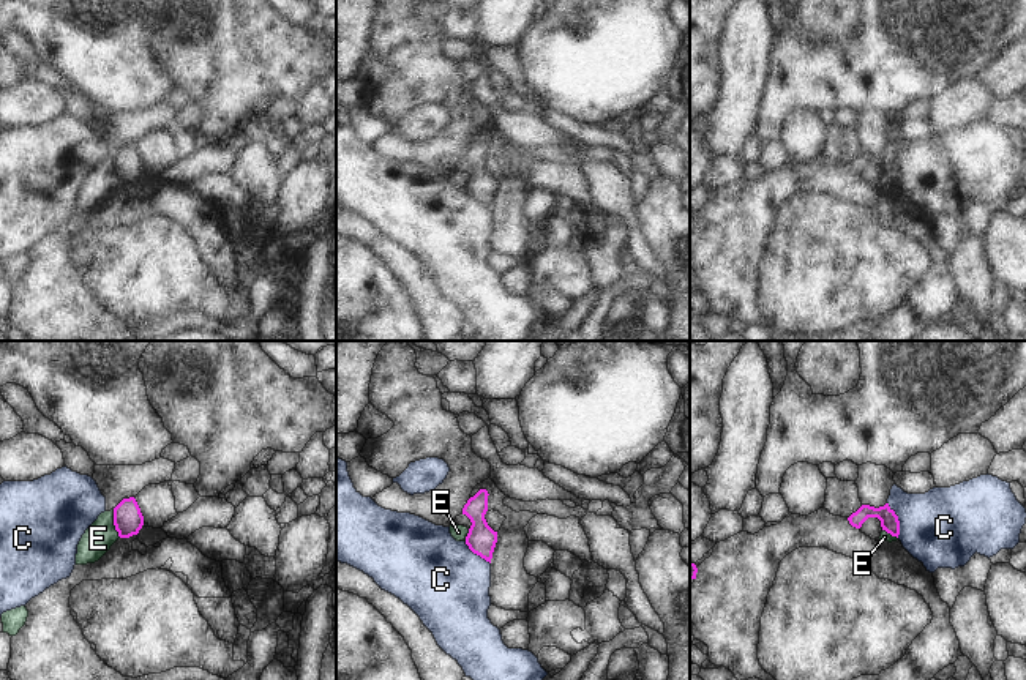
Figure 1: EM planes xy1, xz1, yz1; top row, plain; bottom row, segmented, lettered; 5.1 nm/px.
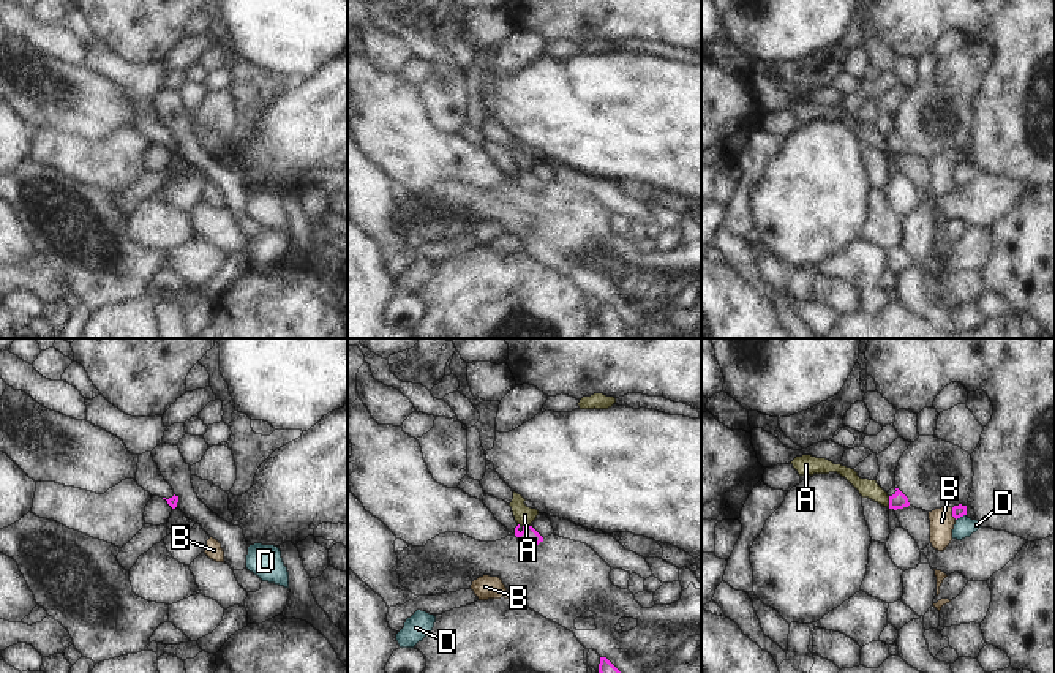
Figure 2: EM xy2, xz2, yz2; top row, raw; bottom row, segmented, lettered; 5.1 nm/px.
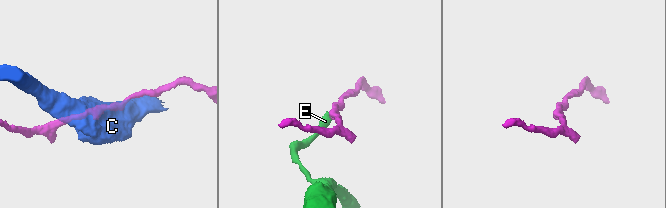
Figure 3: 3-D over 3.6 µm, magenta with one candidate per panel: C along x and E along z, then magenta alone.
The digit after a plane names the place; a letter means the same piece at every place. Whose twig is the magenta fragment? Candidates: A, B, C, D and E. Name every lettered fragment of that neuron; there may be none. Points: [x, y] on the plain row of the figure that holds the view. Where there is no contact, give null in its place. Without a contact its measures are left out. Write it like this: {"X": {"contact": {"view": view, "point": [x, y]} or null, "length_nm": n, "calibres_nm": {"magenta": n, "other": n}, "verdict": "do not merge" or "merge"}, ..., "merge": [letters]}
{"A": {"contact": {"view": "yz2", "point": [889, 149]}, "length_nm": 60, "calibres_nm": {"magenta": 80, "other": 100}, "verdict": "do not merge"}, "B": {"contact": {"view": "yz2", "point": [953, 160]}, "length_nm": 70, "calibres_nm": {"magenta": 70, "other": 130}, "verdict": "do not merge"}, "C": {"contact": {"view": "yz1", "point": [897, 166]}, "length_nm": 190, "calibres_nm": {"magenta": 100, "other": 400}, "verdict": "do not merge"}, "D": {"contact": {"view": "yz2", "point": [961, 161]}, "length_nm": 70, "calibres_nm": {"magenta": 70, "other": 100}, "verdict": "do not merge"}, "E": {"contact": {"view": "xy1", "point": [114, 169]}, "length_nm": 160, "calibres_nm": {"magenta": 150, "other": 150}, "verdict": "do not merge"}, "merge": []}

